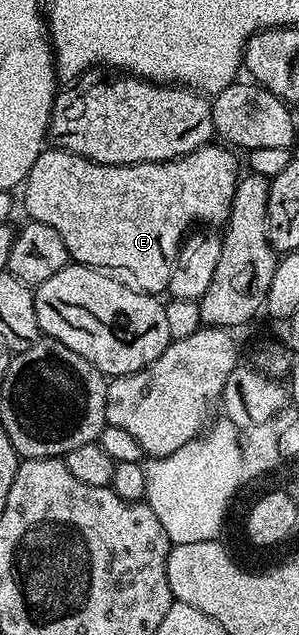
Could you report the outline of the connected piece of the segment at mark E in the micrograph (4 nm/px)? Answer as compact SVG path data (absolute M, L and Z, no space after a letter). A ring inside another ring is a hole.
M207 145L163 163L133 163L119 167L93 163L76 153L44 149L40 157L36 157L36 165L32 165L20 188L22 203L33 222L52 225L52 229L64 237L64 245L73 262L107 273L127 271L129 282L137 290L161 296L166 291L168 277L172 277L182 241L191 228L195 225L222 225L230 215L240 170L234 160L235 152L229 146L214 146Z

